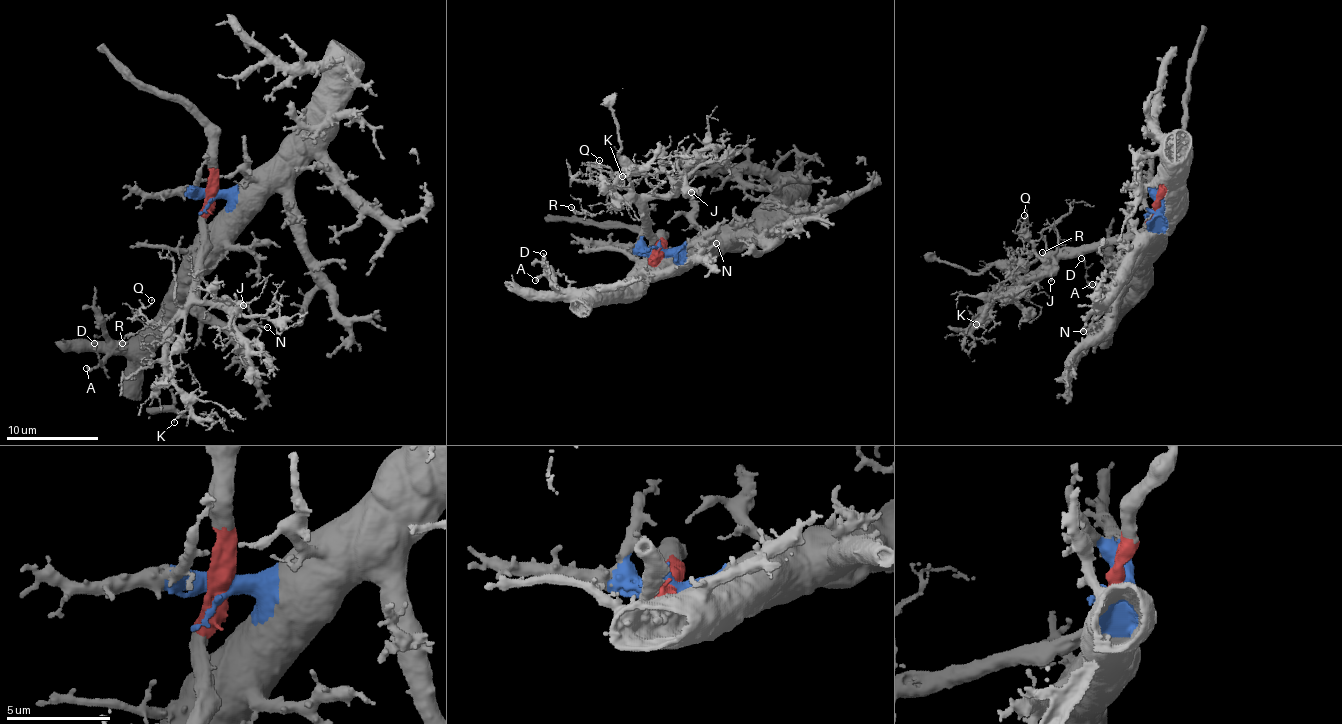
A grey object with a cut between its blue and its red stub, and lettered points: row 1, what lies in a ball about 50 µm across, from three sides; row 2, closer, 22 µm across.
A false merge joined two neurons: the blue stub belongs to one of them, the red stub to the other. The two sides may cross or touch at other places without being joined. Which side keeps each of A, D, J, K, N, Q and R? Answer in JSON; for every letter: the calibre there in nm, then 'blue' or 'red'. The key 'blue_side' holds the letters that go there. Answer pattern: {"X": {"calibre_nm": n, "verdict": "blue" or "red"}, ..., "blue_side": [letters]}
{"A": {"calibre_nm": 260, "verdict": "blue"}, "D": {"calibre_nm": 140, "verdict": "blue"}, "J": {"calibre_nm": 150, "verdict": "red"}, "K": {"calibre_nm": 130, "verdict": "red"}, "N": {"calibre_nm": 160, "verdict": "blue"}, "Q": {"calibre_nm": 110, "verdict": "red"}, "R": {"calibre_nm": 160, "verdict": "red"}, "blue_side": ["A", "D", "N"]}

